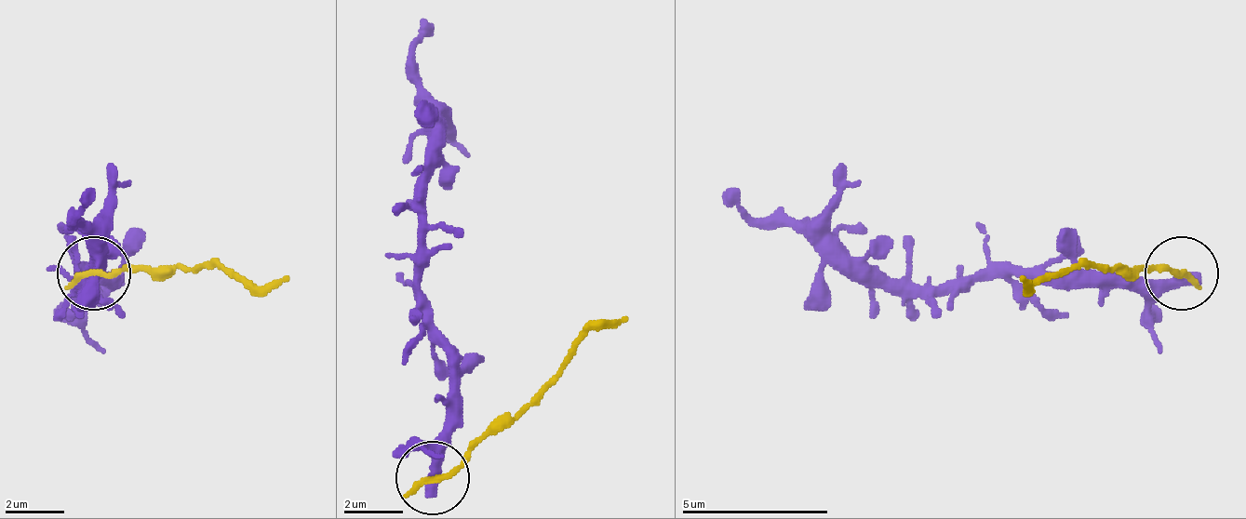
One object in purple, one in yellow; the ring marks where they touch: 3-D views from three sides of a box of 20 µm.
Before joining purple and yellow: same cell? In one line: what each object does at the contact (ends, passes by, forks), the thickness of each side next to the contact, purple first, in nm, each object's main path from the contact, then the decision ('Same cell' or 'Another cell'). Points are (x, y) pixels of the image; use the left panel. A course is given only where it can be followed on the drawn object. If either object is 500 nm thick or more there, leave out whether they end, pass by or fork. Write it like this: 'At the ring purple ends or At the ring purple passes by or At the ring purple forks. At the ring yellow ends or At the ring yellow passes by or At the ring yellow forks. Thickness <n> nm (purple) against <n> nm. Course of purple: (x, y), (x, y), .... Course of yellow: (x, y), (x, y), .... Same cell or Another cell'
At the ring purple ends. At the ring yellow ends. Thickness 480 nm (purple) against 280 nm. Course of purple: (92, 278), (113, 278), (77, 278), (85, 286), (92, 242), (77, 227), (92, 191). Course of yellow: (92, 271), (217, 263), (253, 286), (289, 278). Another cell

